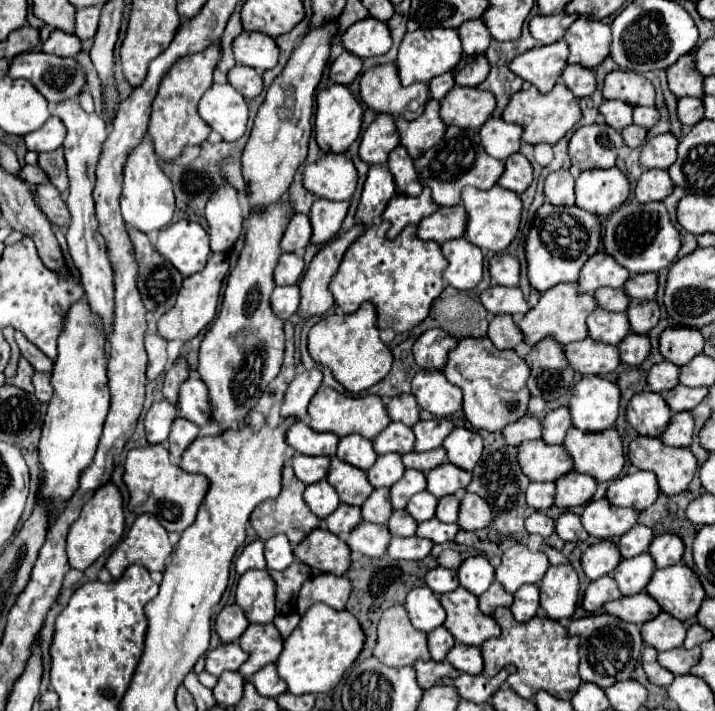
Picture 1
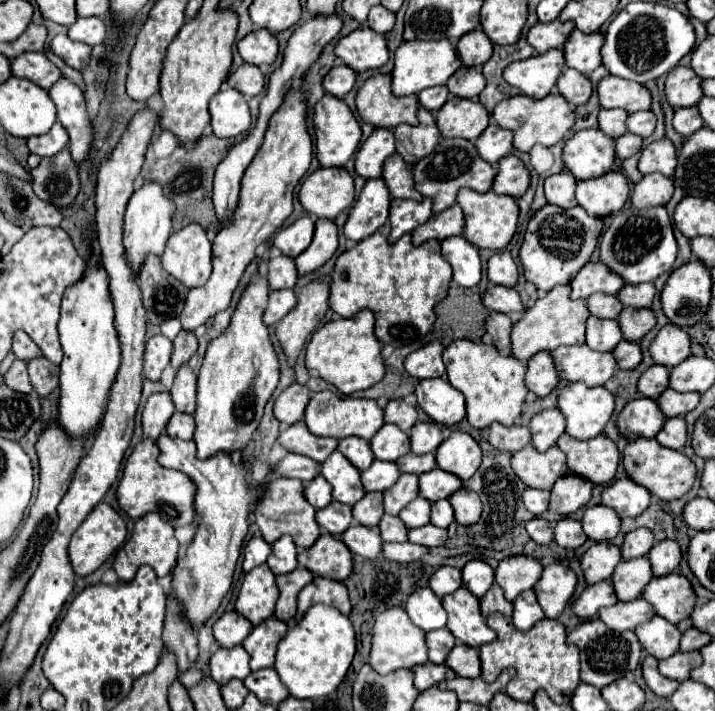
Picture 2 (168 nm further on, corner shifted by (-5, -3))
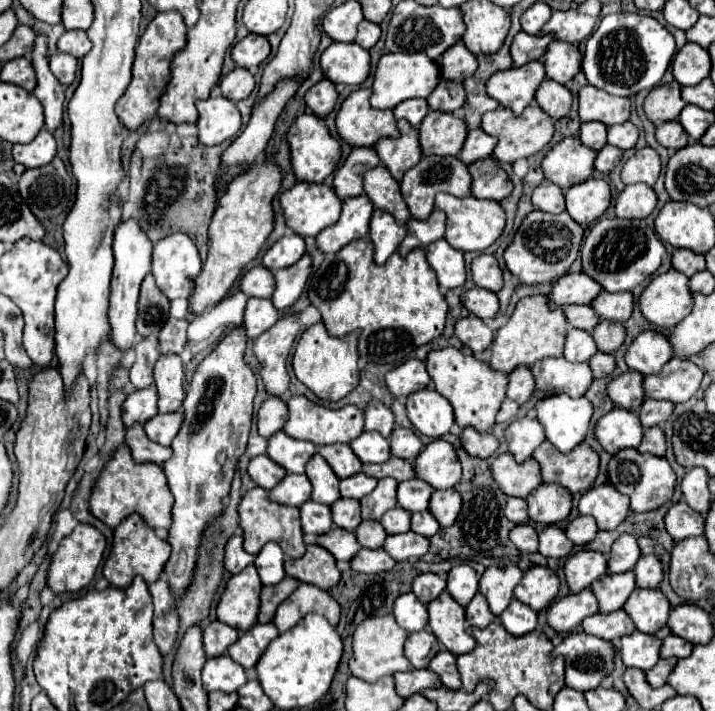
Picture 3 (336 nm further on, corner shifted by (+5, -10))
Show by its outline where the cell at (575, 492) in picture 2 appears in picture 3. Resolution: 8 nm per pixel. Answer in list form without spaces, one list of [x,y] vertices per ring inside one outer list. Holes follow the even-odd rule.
[[[542,484],[526,500],[528,516],[542,524],[556,524],[566,520],[572,508],[572,494],[564,486]]]

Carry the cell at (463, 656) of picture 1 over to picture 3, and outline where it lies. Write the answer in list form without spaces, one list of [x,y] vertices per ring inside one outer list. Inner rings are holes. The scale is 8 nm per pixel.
[[[448,650],[438,652],[438,654],[432,658],[432,662],[430,662],[428,668],[434,670],[434,672],[440,676],[440,680],[442,680],[442,684],[444,684],[446,688],[458,690],[458,688],[462,686],[460,674],[458,674],[458,668],[456,668],[456,656],[454,656],[452,652],[448,652]]]

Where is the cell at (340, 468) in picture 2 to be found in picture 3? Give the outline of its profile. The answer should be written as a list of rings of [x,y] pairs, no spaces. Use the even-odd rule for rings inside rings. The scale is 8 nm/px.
[[[314,454],[312,460],[306,464],[306,476],[312,482],[312,500],[320,504],[332,504],[340,498],[338,494],[338,482],[340,478],[334,474],[334,470],[328,466],[328,462]]]

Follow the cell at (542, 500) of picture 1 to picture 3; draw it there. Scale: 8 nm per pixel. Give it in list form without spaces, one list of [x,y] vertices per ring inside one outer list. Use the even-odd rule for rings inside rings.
[[[508,498],[508,504],[506,504],[506,518],[516,522],[516,524],[522,524],[528,520],[528,510],[526,510],[526,500],[522,498]]]

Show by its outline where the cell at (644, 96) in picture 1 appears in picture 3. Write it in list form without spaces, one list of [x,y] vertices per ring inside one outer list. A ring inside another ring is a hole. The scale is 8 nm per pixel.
[[[584,86],[578,92],[578,114],[582,122],[598,120],[604,122],[606,126],[612,124],[622,124],[630,118],[630,100],[628,98],[618,98],[610,96],[604,90],[598,90],[596,86]]]

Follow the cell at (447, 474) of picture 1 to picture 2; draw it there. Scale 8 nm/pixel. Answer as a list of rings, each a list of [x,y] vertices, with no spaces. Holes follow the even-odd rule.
[[[432,469],[424,475],[418,475],[420,495],[424,499],[428,499],[430,503],[440,501],[440,499],[448,499],[460,487],[462,487],[460,479],[456,479],[454,475],[448,475],[446,471],[440,471],[440,469]]]

